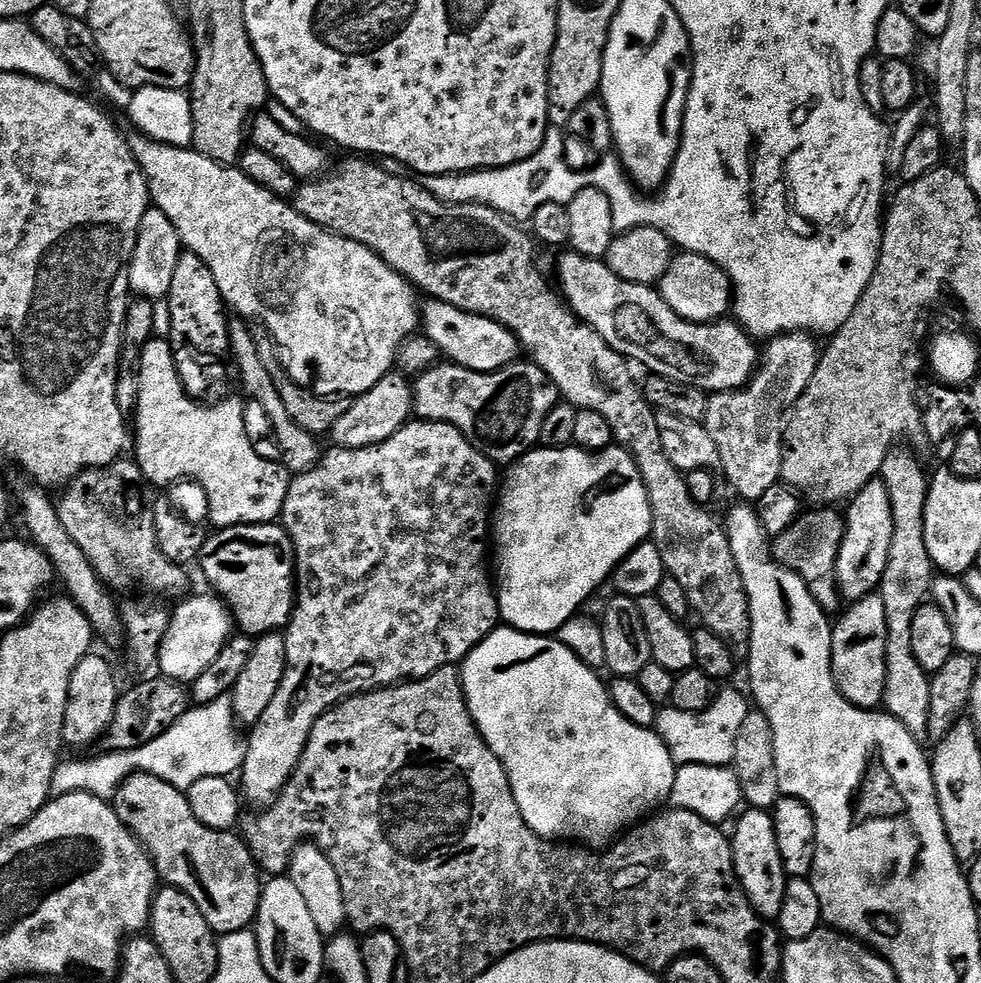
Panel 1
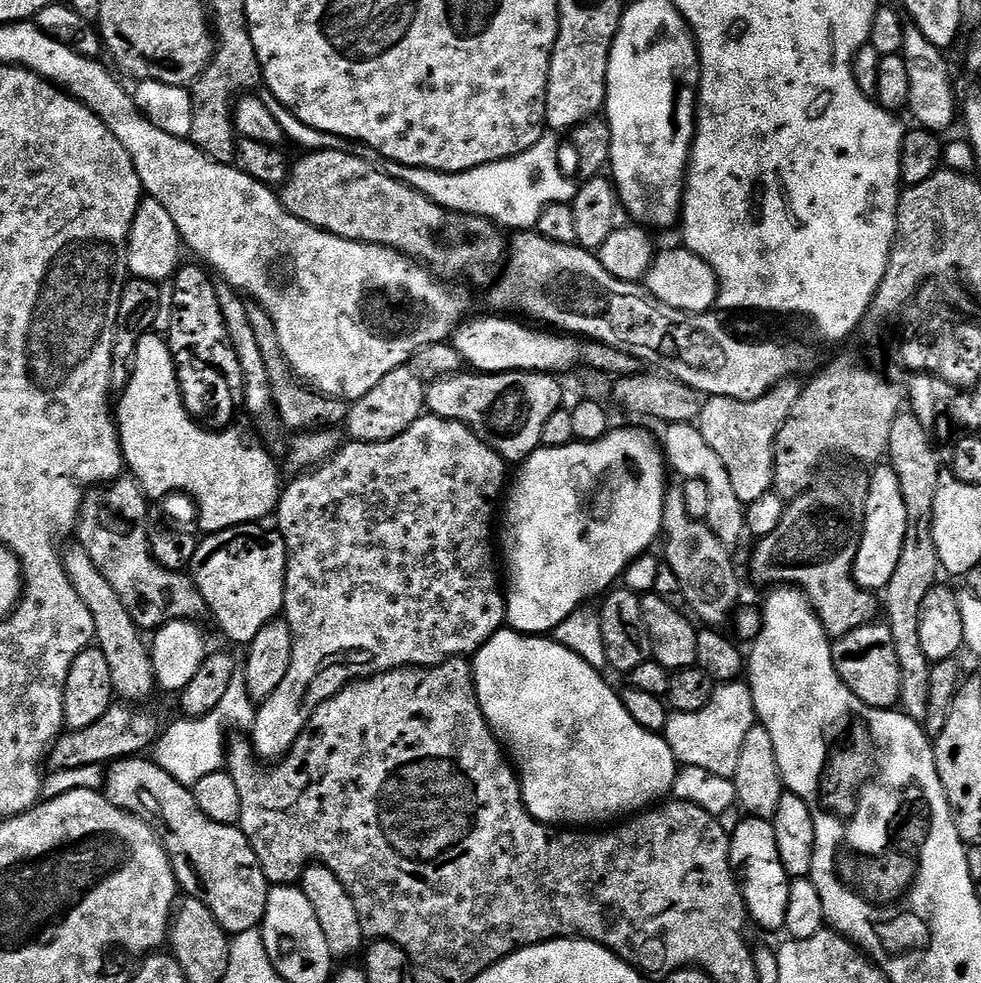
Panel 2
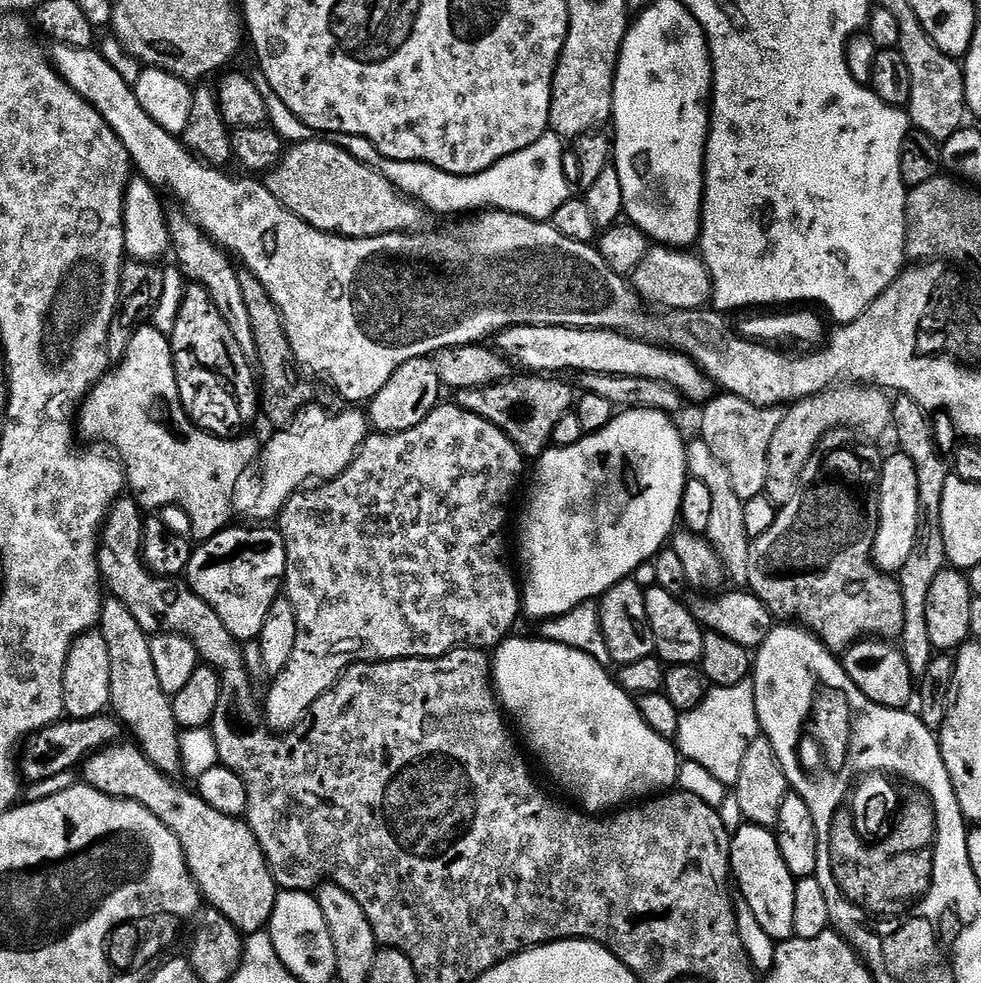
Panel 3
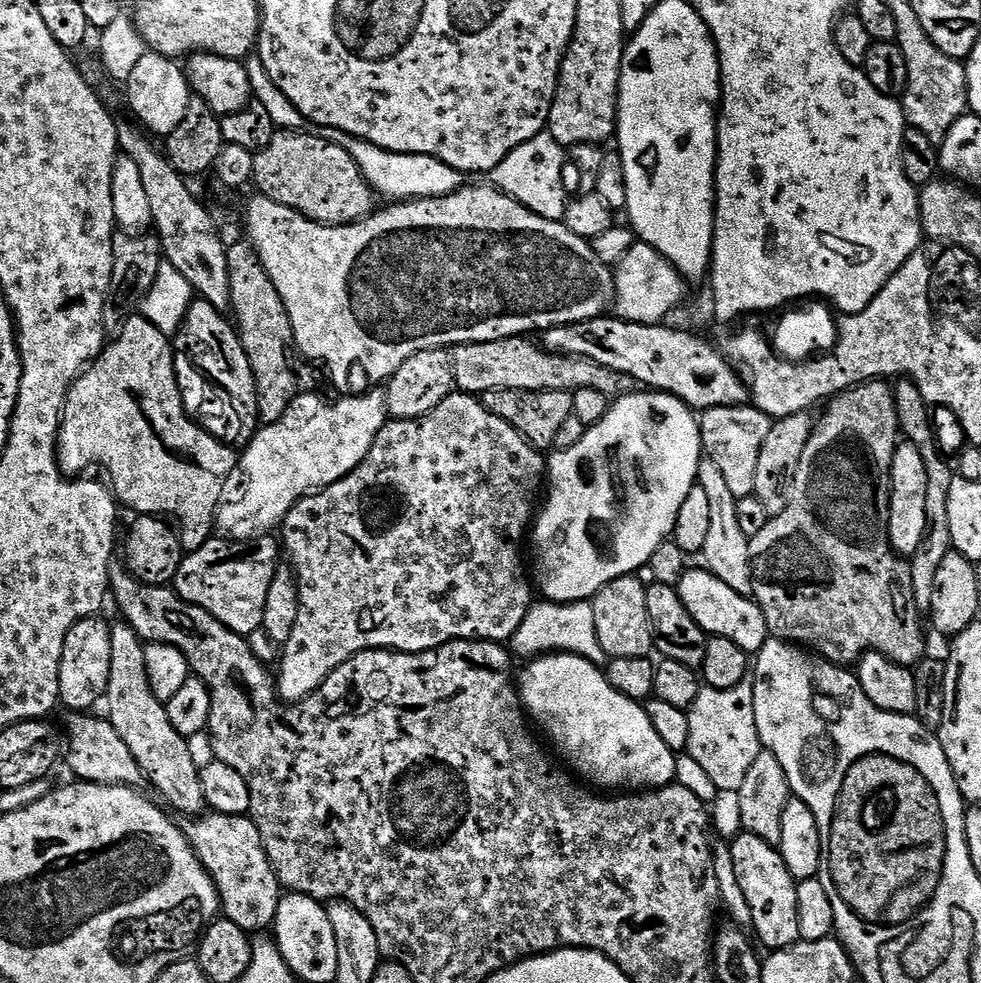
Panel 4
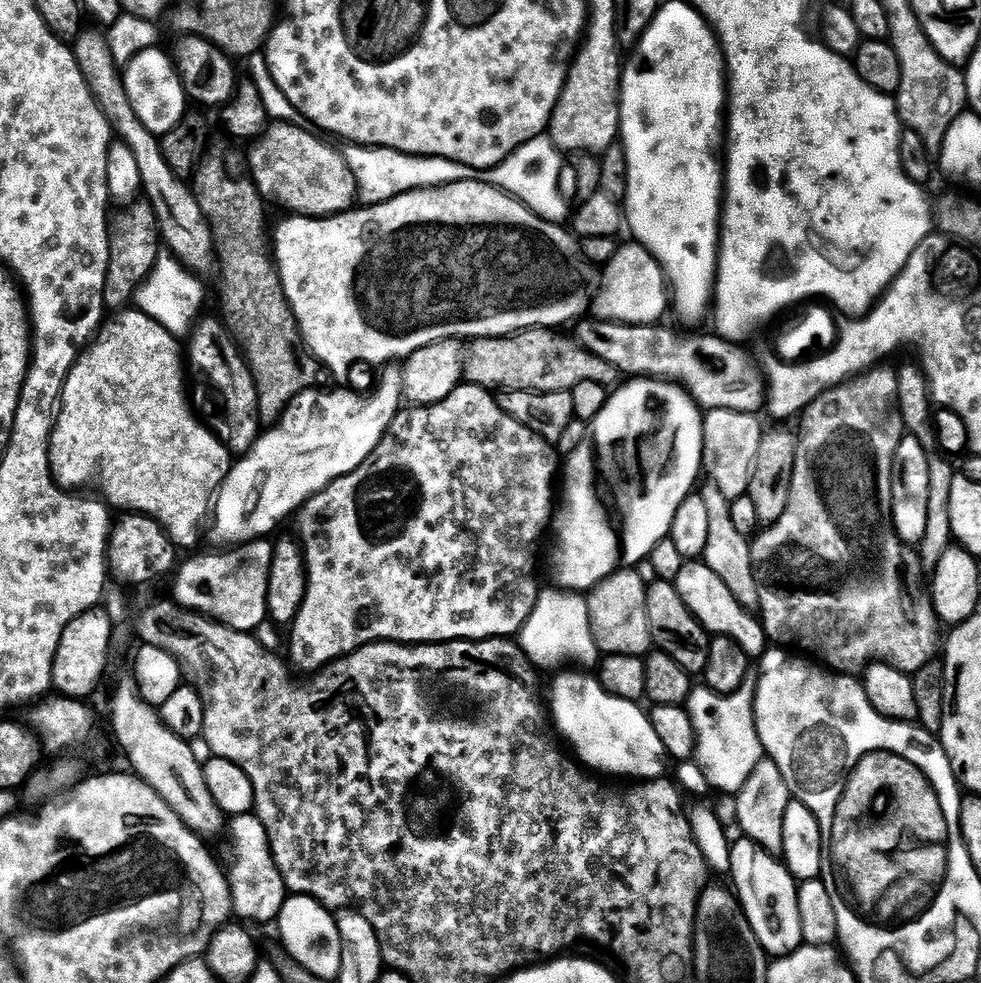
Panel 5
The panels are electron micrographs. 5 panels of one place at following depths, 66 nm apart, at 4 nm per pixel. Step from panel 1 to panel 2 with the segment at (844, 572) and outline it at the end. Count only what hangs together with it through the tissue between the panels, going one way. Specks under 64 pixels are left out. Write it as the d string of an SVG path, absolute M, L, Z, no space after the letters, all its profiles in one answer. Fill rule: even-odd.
M880 462L871 469L868 478L868 497L864 511L864 533L858 546L858 554L852 563L852 576L859 588L868 592L879 593L888 587L890 578L902 558L902 546L906 542L906 498L902 498L902 486L898 474L891 463ZM877 467L877 468L876 468Z

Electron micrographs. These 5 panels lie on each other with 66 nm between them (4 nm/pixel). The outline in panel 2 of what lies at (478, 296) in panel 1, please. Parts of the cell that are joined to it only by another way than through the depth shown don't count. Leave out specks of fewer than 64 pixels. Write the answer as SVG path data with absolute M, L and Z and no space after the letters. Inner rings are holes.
M308 150L297 164L291 165L288 180L279 189L281 204L296 220L321 228L335 236L347 240L357 240L363 244L377 244L383 248L393 248L423 263L437 277L484 276L506 256L506 236L493 221L485 216L471 216L465 212L452 212L438 206L409 184L390 178L375 163L358 158L350 150ZM669 487L668 496L664 500L664 526L662 529L662 545L664 544L663 559L666 565L674 572L678 581L681 582L682 594L689 609L692 608L691 615L704 626L724 626L733 619L737 611L740 600L740 576L736 573L736 564L732 561L729 545L723 544L718 537L712 533L711 528L702 520L695 520L686 510L686 498L683 487Z

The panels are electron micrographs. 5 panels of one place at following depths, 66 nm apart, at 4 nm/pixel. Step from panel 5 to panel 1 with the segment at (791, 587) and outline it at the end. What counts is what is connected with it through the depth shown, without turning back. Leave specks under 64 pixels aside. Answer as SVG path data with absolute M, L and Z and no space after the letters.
M820 508L817 512L805 511L792 523L790 530L775 537L770 544L773 560L798 574L798 578L806 582L812 597L829 614L839 613L842 608L842 597L836 587L836 559L844 541L845 523L845 517L841 513L839 516L832 508Z

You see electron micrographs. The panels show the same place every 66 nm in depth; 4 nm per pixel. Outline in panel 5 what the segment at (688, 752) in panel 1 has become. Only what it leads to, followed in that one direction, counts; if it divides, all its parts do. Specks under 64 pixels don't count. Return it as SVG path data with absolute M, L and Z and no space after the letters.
M752 678L745 680L743 686L730 696L718 696L711 690L703 691L693 691L686 708L688 717L692 719L692 725L696 730L694 760L704 771L709 789L717 788L720 794L735 794L742 790L742 786L746 786L746 778L754 774L754 766L758 766L758 762L766 756L756 729L756 680Z

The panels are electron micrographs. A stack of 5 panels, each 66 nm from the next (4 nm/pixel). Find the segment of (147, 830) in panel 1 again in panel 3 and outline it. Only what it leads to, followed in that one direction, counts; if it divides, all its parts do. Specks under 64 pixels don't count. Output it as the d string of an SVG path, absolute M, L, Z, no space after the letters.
M117 742L111 746L105 746L93 756L88 757L82 765L83 783L107 796L113 796L119 800L133 800L146 806L146 810L156 815L178 838L184 851L188 873L196 881L201 897L211 907L217 908L242 934L265 931L268 919L272 917L272 907L276 904L278 885L247 823L235 816L218 814L218 810L211 808L195 791L186 792L178 785L172 784L173 777L169 773L158 771L144 757L144 753L135 743L124 743Z

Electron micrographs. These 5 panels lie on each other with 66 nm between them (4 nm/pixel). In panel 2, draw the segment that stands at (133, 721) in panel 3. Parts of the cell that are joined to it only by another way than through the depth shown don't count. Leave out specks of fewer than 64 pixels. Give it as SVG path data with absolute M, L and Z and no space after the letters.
M79 542L73 543L73 548L65 547L62 555L64 569L74 590L78 590L82 602L86 602L90 610L90 618L94 618L96 631L94 644L102 650L102 654L106 654L113 693L124 702L148 702L152 691L157 691L158 685L152 665L152 653L146 643L145 633L134 622L134 618L130 618L130 610L122 606L122 598L118 598L118 593L111 588L110 582L102 578L98 566L90 562L90 554L86 554L86 550Z

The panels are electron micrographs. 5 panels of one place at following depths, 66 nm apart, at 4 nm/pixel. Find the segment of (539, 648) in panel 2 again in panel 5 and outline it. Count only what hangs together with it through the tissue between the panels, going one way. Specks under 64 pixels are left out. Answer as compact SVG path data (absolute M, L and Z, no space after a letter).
M580 670L565 672L568 673L558 677L552 684L550 714L555 727L557 724L572 743L571 751L579 761L595 773L609 772L612 778L632 776L628 778L640 782L661 779L665 775L666 753L649 713L643 712L639 703L610 694L595 675L583 676Z

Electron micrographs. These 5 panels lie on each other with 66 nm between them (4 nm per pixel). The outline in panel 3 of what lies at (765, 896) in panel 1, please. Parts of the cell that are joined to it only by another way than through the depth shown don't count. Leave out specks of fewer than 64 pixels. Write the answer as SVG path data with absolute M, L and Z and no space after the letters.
M744 822L736 832L731 833L731 837L732 849L728 855L728 863L739 899L750 906L751 913L772 940L783 942L793 939L796 936L798 880L790 874L786 862L782 859L782 850L778 850L775 831Z

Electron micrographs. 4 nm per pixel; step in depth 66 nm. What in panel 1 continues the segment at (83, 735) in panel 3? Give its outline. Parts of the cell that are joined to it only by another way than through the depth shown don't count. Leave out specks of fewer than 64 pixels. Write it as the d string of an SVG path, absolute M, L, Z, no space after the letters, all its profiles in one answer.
M167 678L148 680L128 693L121 695L116 702L114 718L108 726L108 731L102 737L109 753L132 751L152 742L166 730L179 722L190 709L190 692L185 685Z

